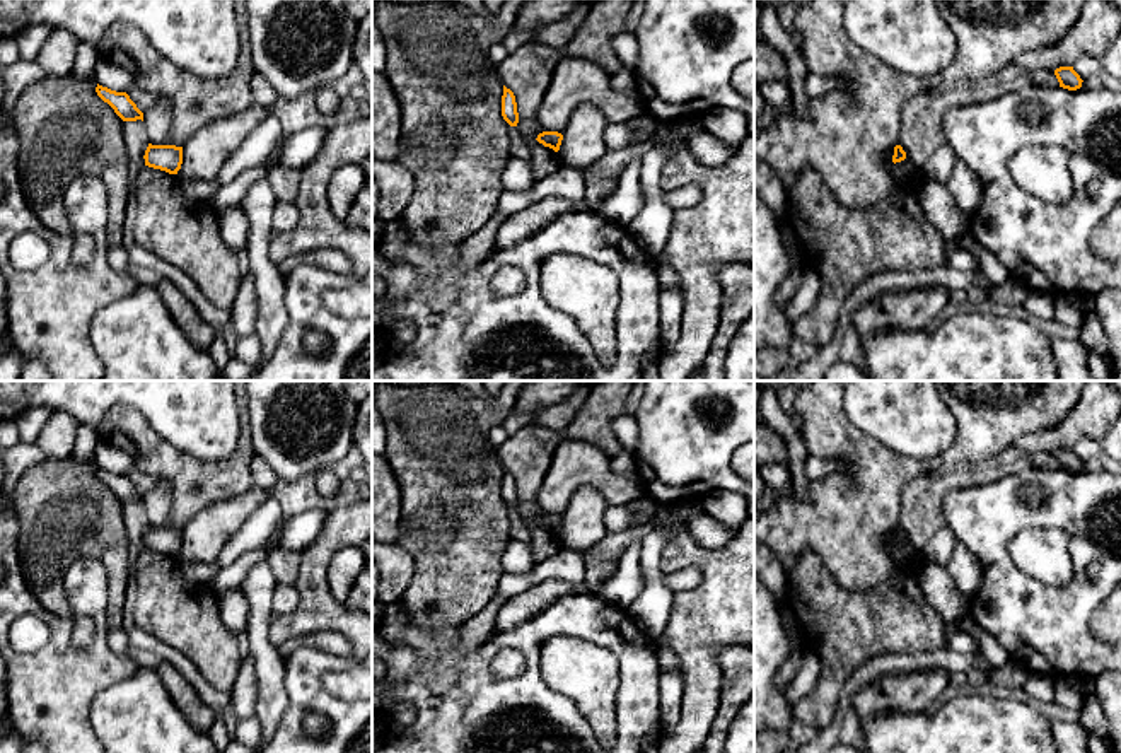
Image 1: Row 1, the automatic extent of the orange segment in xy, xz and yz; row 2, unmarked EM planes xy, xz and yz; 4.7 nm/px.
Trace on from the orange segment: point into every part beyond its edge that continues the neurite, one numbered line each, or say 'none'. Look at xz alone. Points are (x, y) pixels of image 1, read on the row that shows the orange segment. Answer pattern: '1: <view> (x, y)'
none

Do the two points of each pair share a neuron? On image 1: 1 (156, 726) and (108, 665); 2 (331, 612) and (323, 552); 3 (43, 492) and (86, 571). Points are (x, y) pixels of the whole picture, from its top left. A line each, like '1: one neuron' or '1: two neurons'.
1: two neurons
2: one neuron
3: two neurons

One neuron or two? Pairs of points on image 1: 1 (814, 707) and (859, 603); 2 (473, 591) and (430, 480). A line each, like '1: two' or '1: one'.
1: one
2: one

